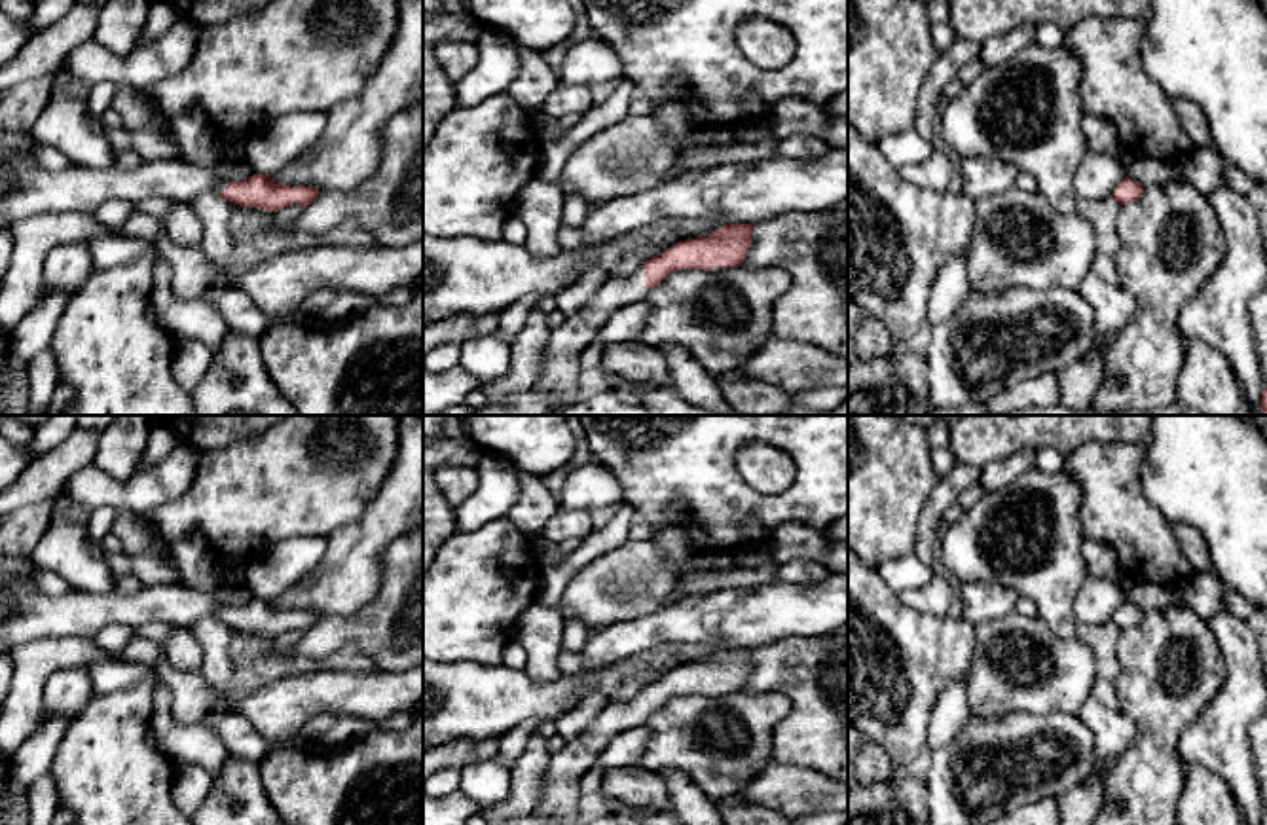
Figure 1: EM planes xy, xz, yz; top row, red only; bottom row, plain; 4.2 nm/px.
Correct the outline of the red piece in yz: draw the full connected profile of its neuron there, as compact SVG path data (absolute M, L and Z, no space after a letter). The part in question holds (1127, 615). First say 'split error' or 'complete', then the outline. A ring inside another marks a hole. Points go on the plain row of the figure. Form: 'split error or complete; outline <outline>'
complete; outline M1125 601L1117 613L1113 614L1111 622L1121 628L1132 628L1136 624L1140 624L1144 618L1144 611L1140 611L1138 607L1130 605L1129 601Z

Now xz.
split error; outline M725 649L707 662L675 668L628 702L609 700L578 738L552 755L546 789L533 814L550 817L558 825L578 825L580 779L594 766L596 755L615 736L641 726L645 715L660 709L671 696L742 690L751 658L753 649Z

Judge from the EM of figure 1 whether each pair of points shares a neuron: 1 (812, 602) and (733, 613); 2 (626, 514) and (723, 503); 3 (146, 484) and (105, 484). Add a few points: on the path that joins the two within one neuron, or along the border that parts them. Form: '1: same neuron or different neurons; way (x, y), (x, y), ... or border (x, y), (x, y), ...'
1: same neuron; way (793, 609), (752, 613)
2: different neurons; border (624, 501), (638, 516)
3: same neuron; way (137, 492), (114, 492)

